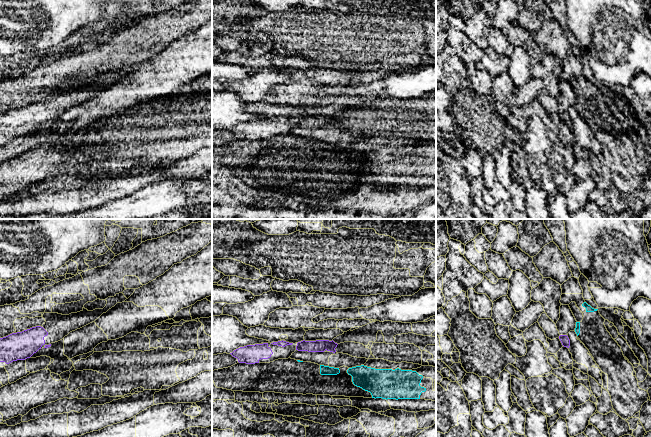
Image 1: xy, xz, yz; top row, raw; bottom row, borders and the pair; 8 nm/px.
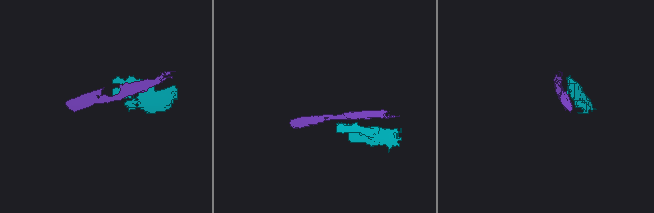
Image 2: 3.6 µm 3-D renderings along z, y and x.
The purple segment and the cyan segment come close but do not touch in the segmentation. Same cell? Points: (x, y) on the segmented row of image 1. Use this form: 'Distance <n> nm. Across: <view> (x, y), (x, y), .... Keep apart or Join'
Distance 80 nm. Across: yz (567, 336), (575, 331). Keep apart

